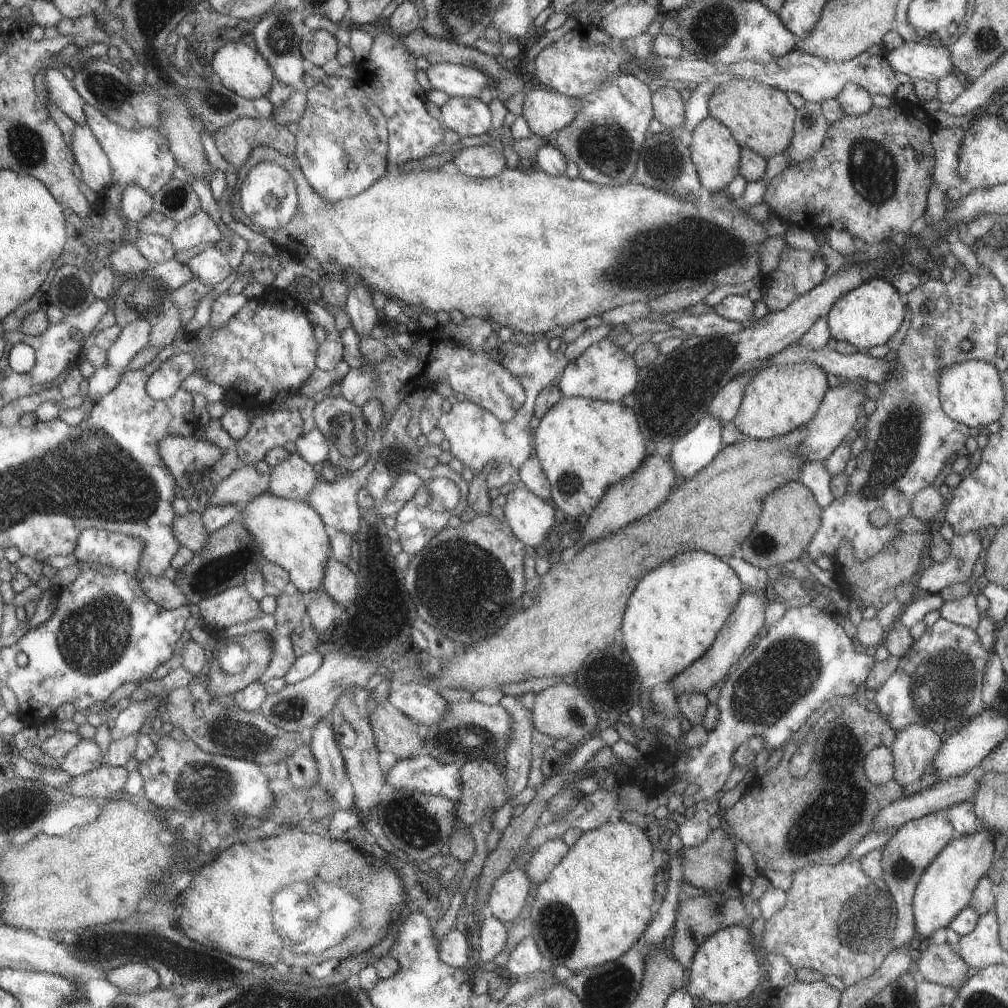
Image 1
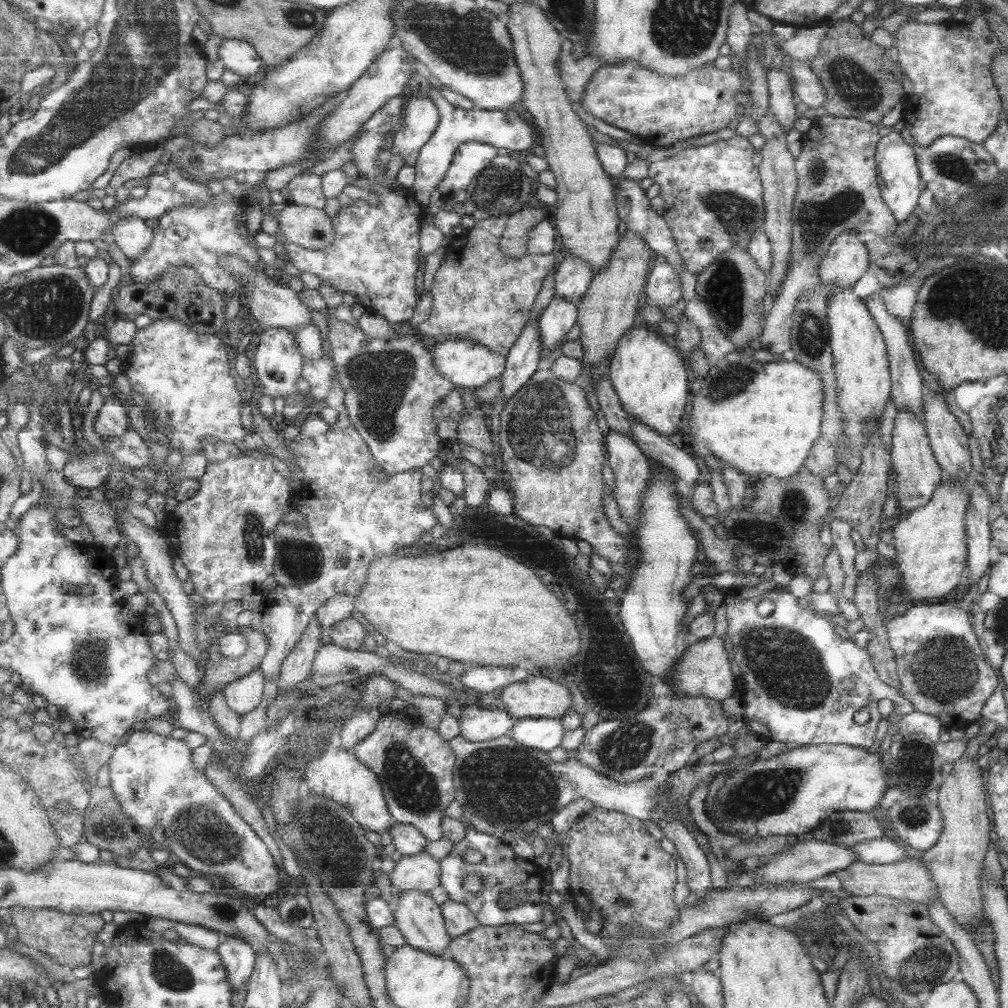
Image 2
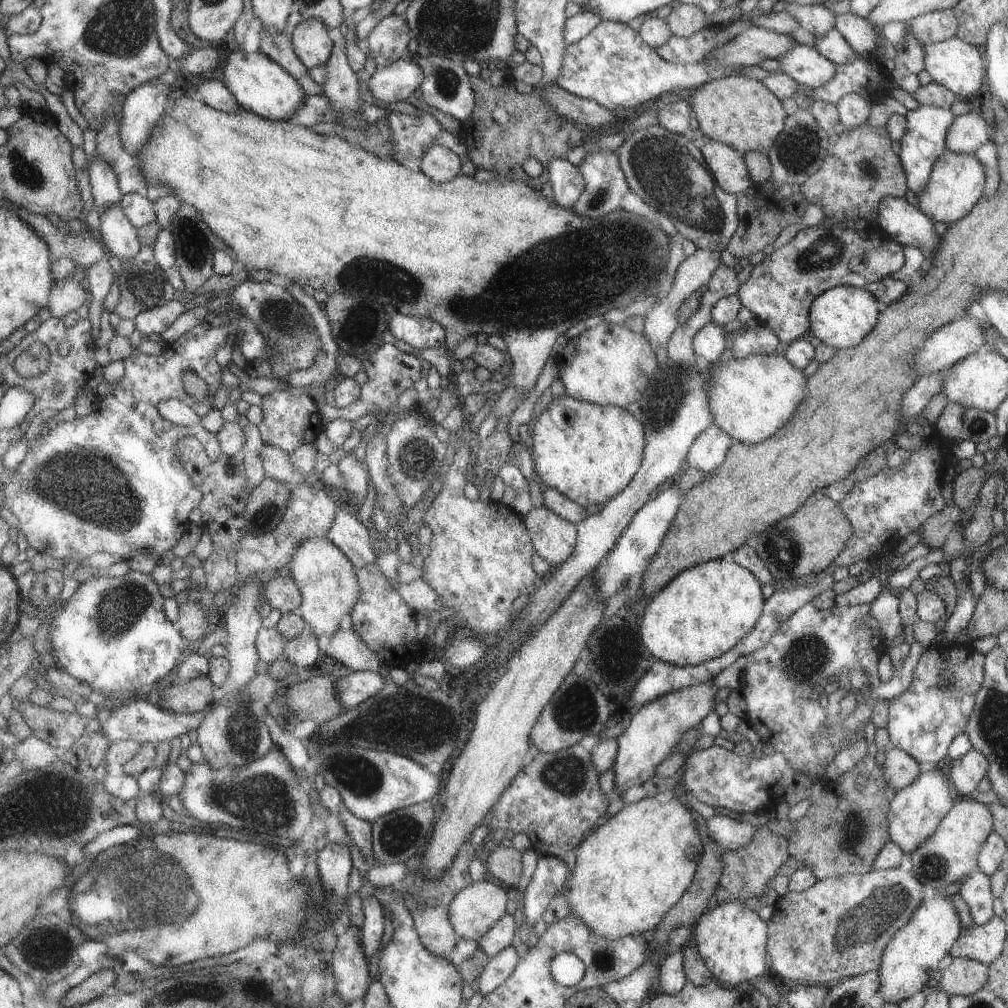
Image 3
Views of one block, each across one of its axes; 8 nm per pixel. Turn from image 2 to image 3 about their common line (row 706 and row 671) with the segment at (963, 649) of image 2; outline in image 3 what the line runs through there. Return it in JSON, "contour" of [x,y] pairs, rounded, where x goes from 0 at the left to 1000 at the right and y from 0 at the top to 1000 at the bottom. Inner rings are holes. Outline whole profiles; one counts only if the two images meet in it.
{"contour":[[[963,638],[957,641],[930,639],[917,644],[906,662],[905,674],[901,682],[881,694],[878,724],[885,741],[896,744],[911,757],[926,756],[929,759],[937,752],[945,731],[955,726],[959,711],[965,702],[966,690],[975,673],[975,656],[976,651],[971,649]]]}

